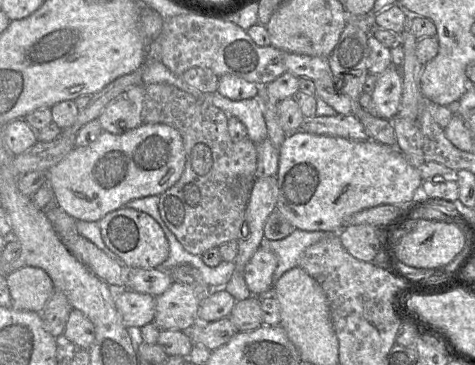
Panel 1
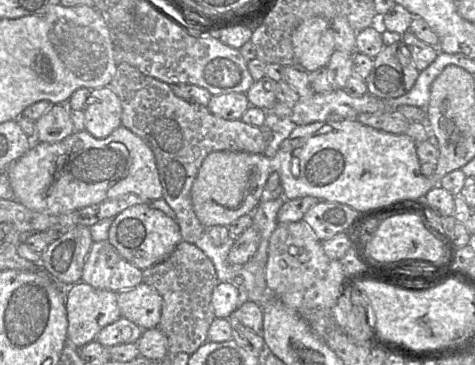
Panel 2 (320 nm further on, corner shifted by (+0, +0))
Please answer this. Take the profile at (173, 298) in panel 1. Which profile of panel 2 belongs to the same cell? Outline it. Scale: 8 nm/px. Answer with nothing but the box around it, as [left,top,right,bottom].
[117,282,163,330]

